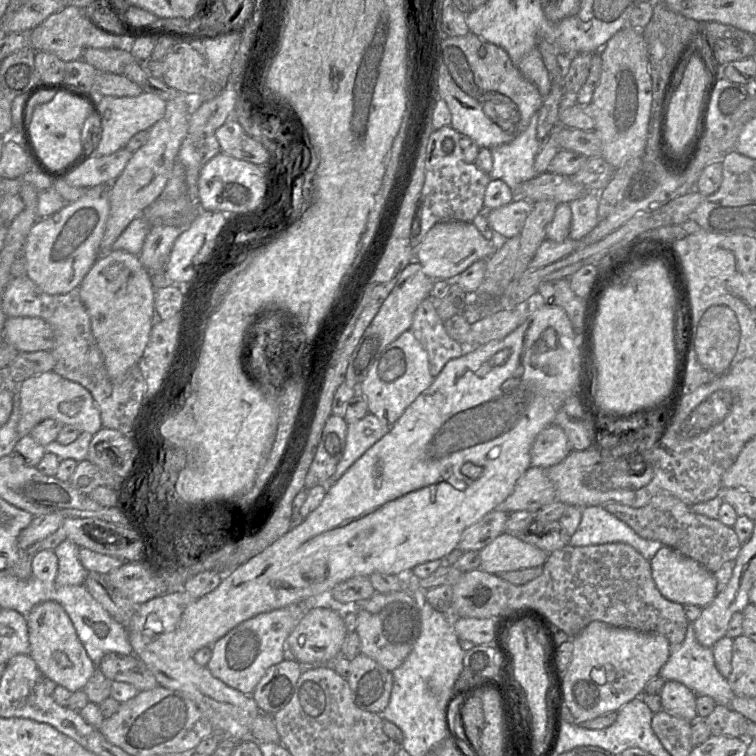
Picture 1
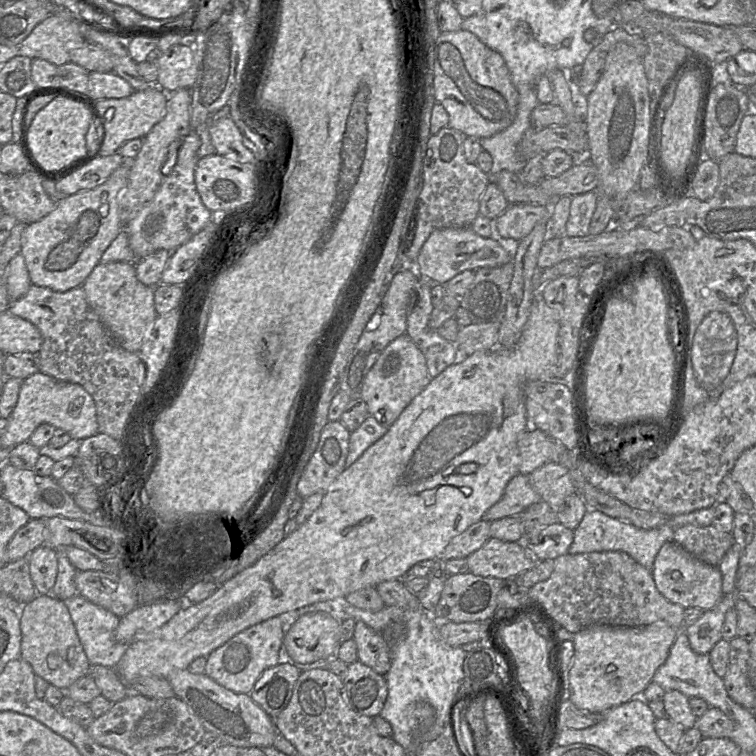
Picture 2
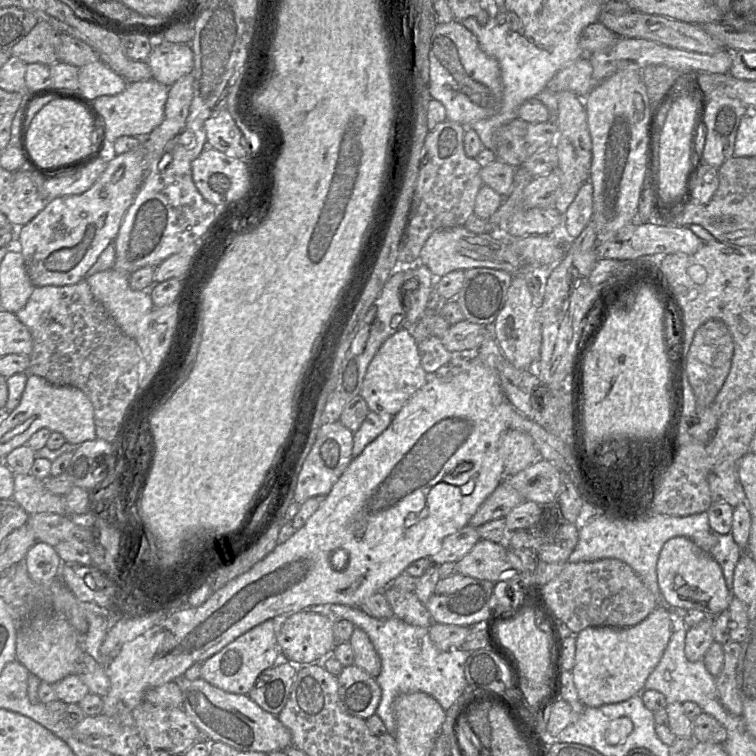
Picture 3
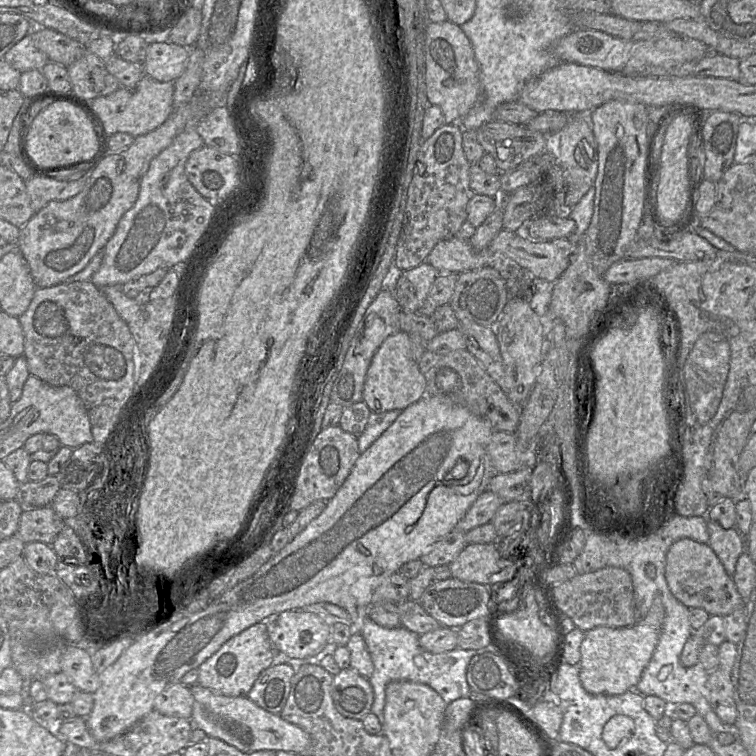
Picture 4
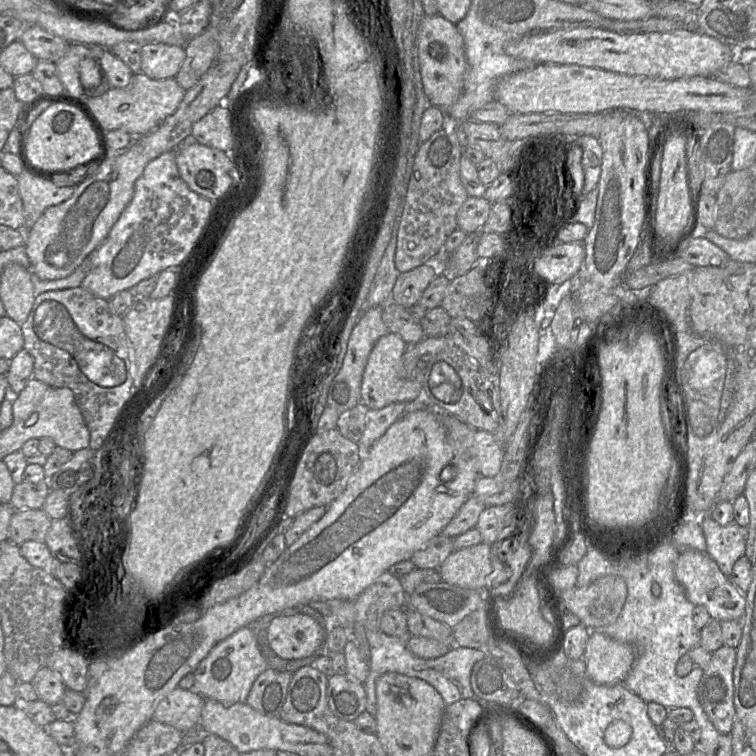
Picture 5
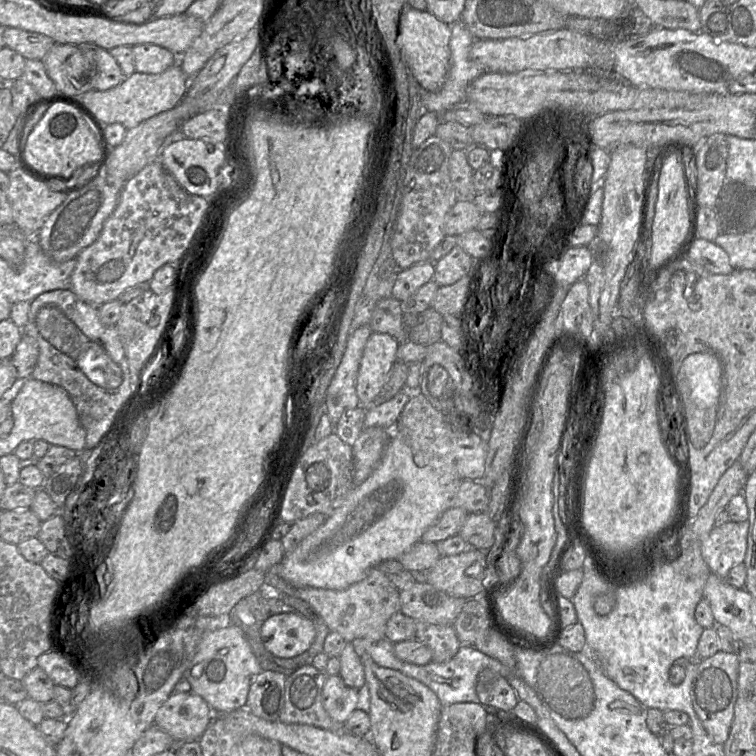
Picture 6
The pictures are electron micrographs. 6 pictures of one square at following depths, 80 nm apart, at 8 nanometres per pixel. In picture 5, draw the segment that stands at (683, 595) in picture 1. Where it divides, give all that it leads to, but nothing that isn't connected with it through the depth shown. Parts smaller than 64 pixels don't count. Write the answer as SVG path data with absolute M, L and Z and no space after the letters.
M686 550L681 553L676 561L675 577L690 602L695 606L706 607L712 619L722 622L743 618L746 595L731 582L729 577L722 573L717 563L706 552Z

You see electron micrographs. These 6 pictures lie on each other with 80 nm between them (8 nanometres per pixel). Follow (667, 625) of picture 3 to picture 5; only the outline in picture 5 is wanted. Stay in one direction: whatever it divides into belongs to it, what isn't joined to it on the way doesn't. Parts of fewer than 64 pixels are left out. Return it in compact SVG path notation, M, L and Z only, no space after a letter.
M590 631L583 659L592 681L601 685L623 683L635 660L631 645L601 632Z

